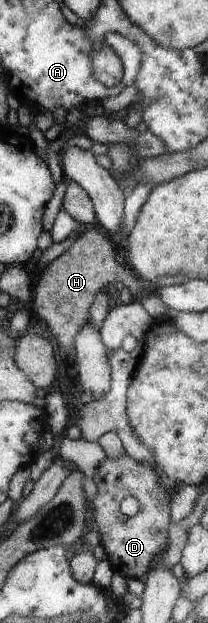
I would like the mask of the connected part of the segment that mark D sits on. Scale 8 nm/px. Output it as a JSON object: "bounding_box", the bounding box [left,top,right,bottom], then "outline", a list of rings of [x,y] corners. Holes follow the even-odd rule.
{"bounding_box":[90,453,172,581],"outline":[[[126,453],[118,459],[106,459],[101,464],[94,480],[99,488],[99,495],[90,502],[90,506],[92,518],[97,523],[97,530],[102,540],[101,545],[106,550],[107,558],[120,575],[145,581],[156,556],[168,544],[167,532],[172,521],[170,518],[172,514],[170,514],[170,498],[163,488],[166,481],[161,478],[161,483],[158,484],[158,476],[150,465],[137,461]],[[128,496],[133,496],[138,500],[139,510],[124,522],[119,514],[120,504]]]}

